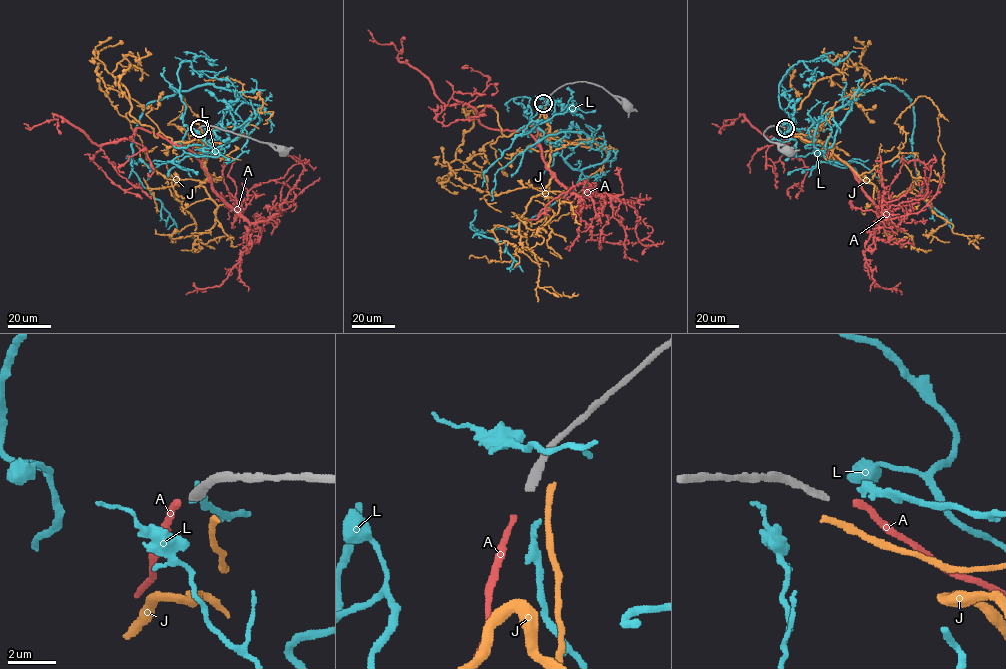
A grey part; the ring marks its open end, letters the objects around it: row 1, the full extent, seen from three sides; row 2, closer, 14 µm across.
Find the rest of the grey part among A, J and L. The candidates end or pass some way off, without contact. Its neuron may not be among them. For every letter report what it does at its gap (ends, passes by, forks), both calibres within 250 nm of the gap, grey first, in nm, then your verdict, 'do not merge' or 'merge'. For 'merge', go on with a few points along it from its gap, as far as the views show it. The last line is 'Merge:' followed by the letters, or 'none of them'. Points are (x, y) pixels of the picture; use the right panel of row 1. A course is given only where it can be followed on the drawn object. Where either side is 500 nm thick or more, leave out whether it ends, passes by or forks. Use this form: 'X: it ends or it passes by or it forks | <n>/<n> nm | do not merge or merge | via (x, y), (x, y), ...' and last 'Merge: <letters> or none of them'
A: it ends | 280/220 nm | merge | via (787, 128), (827, 153), (812, 146), (808, 128), (785, 145), (743, 115), (724, 127), (712, 123)
J: it ends | 280/280 nm | do not merge
L: it ends | 280/240 nm | do not merge
Merge: A

